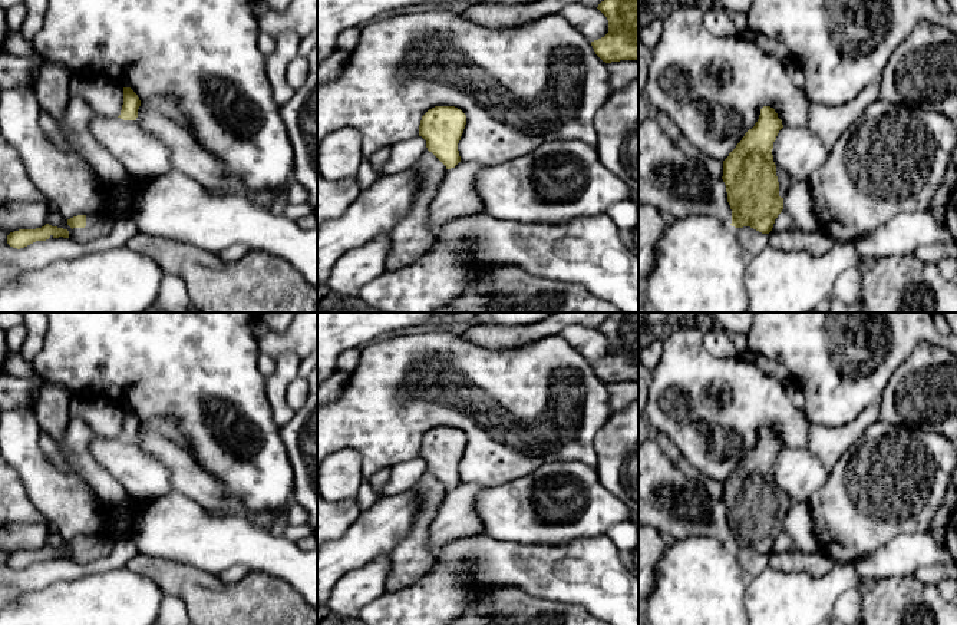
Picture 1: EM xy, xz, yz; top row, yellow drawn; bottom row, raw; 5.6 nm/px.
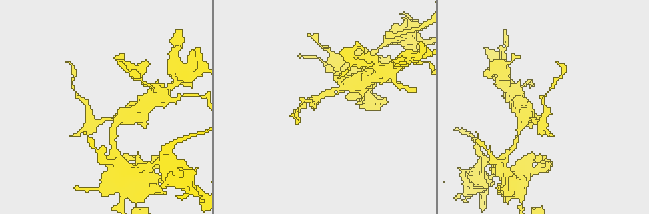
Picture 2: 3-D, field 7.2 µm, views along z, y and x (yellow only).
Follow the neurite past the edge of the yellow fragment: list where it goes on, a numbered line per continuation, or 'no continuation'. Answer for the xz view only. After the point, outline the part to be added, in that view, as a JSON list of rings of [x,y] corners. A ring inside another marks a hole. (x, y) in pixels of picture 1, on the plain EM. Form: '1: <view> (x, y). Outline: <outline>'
no continuation

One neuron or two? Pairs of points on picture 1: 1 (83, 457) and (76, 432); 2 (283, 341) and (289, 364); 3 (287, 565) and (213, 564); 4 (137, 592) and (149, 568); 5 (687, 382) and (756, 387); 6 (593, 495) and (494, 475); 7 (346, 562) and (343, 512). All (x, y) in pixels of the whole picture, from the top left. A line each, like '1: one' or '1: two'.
1: one
2: two
3: one
4: two
5: one
6: two
7: two

